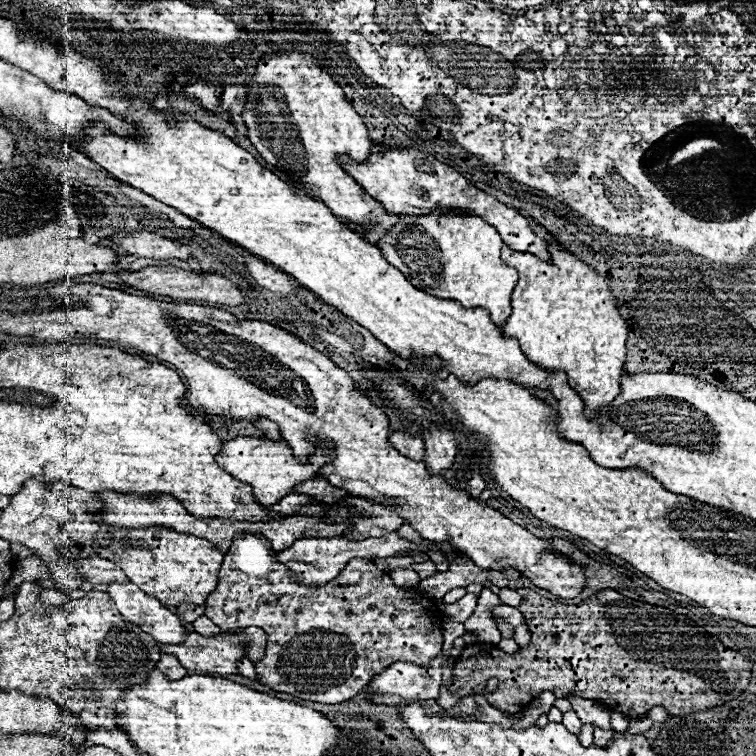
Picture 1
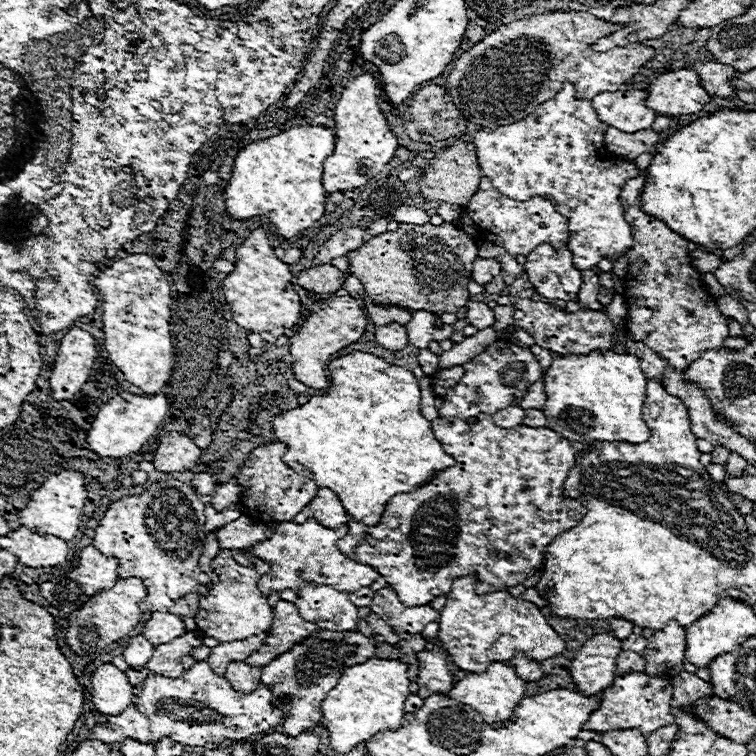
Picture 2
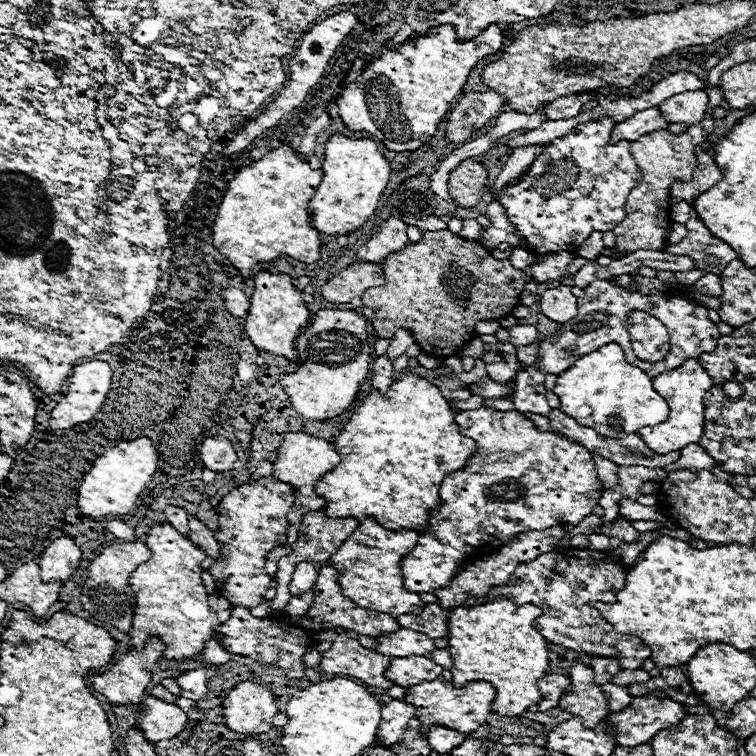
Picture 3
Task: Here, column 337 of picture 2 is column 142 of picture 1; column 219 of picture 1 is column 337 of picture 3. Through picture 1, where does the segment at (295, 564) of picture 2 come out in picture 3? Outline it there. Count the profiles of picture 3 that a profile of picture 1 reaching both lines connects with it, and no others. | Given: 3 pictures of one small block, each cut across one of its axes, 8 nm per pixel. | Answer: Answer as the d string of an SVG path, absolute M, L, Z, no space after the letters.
M374 518L364 520L348 538L346 542L328 558L330 564L338 570L338 584L346 598L354 600L356 604L384 612L390 616L400 614L420 614L422 612L422 600L416 592L408 592L402 586L402 570L400 560L406 554L406 550L414 548L418 532L390 532L376 524Z

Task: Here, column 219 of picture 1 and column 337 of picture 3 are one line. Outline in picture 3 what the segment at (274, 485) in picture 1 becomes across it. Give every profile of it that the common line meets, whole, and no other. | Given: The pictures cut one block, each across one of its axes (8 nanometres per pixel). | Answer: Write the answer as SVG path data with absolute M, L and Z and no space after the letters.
M288 432L282 438L282 442L276 450L272 476L290 484L296 490L296 502L288 512L288 534L286 534L288 544L292 544L298 538L298 524L302 522L302 516L314 508L324 508L326 500L316 494L314 484L320 480L322 474L326 474L326 470L334 468L338 462L340 462L340 458L338 458L334 446L322 438L316 438L316 436L310 436L304 432Z

